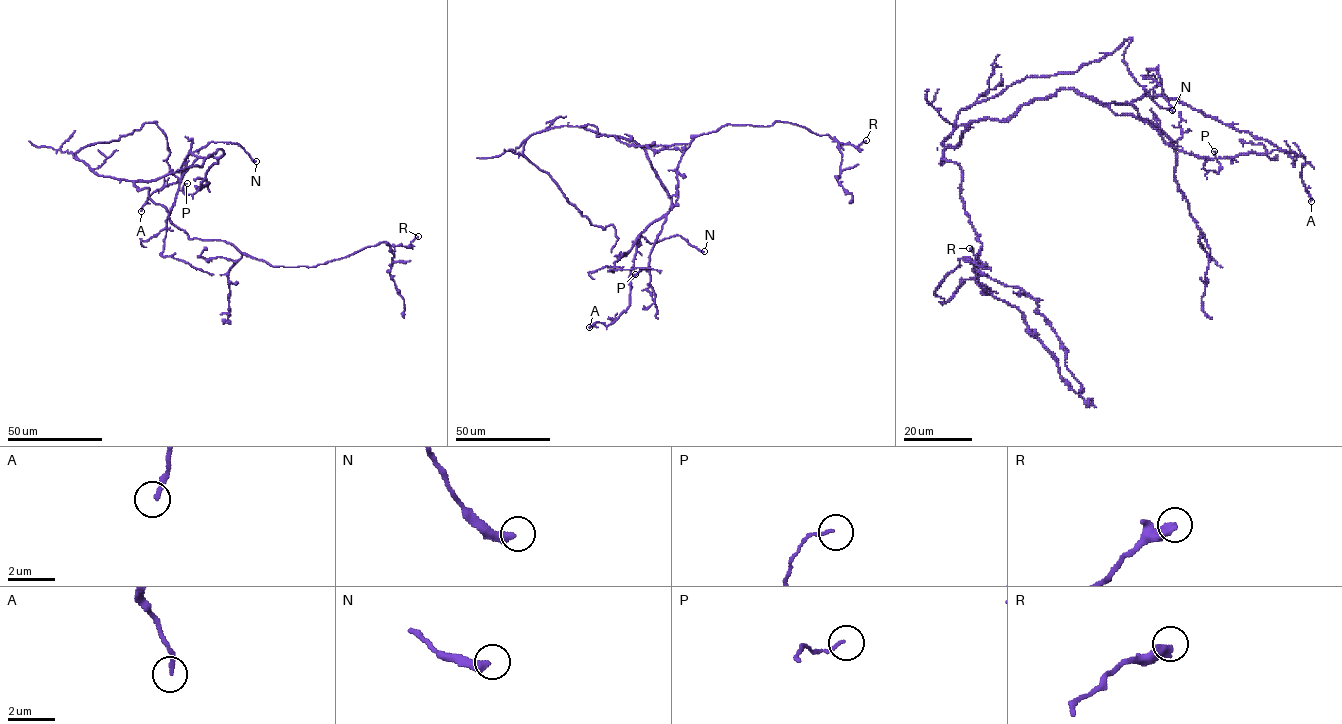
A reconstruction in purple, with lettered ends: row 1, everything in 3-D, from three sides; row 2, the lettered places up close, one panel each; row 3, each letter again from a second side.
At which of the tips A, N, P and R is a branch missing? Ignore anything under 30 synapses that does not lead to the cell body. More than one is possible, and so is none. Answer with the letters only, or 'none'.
none

